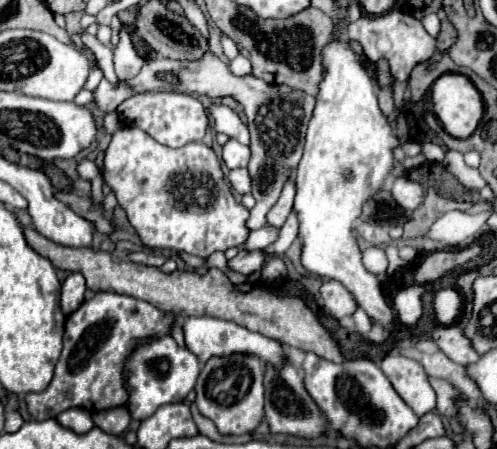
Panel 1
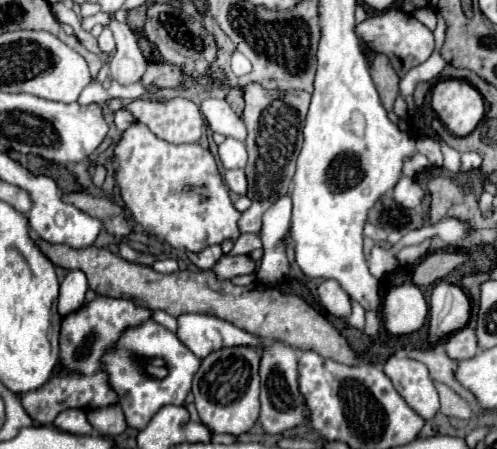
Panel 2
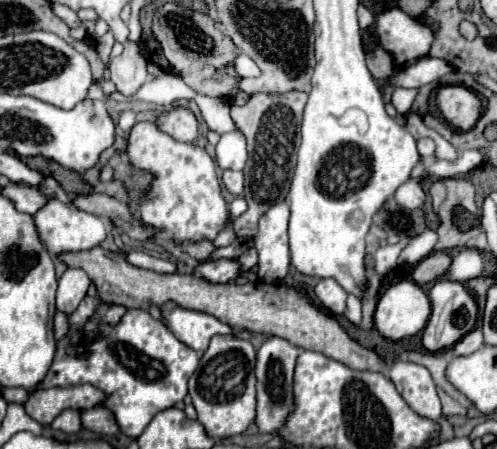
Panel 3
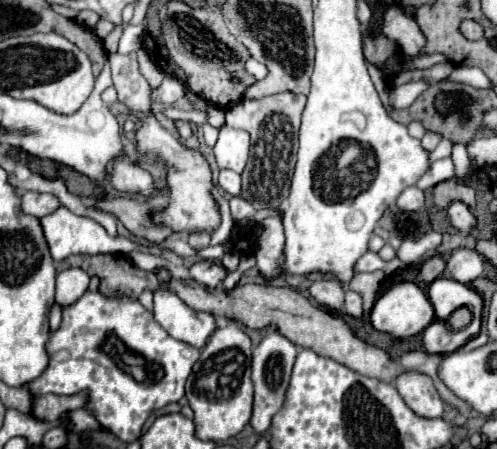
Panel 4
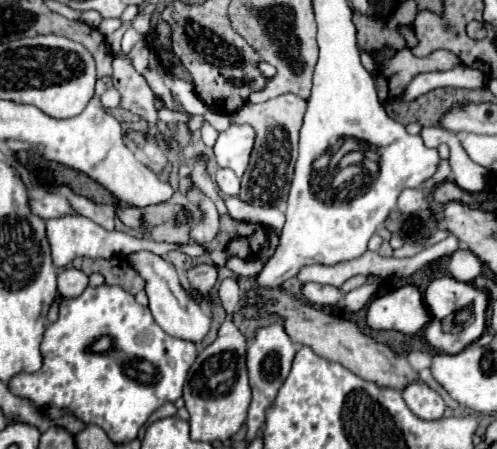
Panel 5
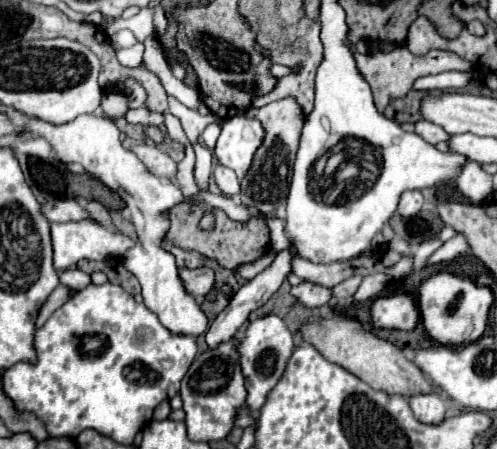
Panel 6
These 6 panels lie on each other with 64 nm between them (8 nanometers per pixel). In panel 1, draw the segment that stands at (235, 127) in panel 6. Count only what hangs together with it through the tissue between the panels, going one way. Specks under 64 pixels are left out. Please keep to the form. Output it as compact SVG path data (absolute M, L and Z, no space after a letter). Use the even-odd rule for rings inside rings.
M228 140L224 144L224 150L222 150L222 160L226 162L226 166L232 170L232 168L244 168L250 160L250 148L240 144L238 140Z

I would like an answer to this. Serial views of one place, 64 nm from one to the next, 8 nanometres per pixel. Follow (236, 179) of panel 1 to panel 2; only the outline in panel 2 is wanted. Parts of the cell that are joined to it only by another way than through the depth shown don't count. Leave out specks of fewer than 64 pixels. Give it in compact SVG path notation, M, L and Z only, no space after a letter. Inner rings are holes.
M228 170L226 176L224 176L224 180L226 180L226 184L228 184L228 188L230 188L232 192L236 192L236 194L246 194L248 184L246 184L246 174L244 174L244 170Z

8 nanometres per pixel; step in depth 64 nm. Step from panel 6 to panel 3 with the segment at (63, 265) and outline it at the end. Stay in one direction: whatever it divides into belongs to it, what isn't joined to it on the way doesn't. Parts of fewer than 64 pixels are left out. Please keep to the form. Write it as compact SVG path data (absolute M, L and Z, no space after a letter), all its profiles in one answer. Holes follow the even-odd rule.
M46 194L46 204L36 214L32 214L32 218L34 218L40 240L48 246L52 256L60 254L60 252L90 250L106 238L106 226L104 226L102 218L92 216L92 214L82 212L82 210L76 210L76 208L60 202L56 196L50 196L50 194Z

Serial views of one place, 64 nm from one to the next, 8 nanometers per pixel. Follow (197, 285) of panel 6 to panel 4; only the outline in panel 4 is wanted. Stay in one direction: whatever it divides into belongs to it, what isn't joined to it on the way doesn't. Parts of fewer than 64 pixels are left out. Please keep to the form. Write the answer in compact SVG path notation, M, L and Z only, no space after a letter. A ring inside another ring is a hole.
M202 260L190 268L190 278L194 278L196 282L208 288L216 288L218 284L224 282L226 276L228 276L228 270L224 264L214 264L208 260Z

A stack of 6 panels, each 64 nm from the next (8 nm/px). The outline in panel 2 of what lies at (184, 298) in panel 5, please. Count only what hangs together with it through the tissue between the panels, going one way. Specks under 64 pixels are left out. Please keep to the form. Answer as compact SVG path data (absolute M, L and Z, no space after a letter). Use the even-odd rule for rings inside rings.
M182 314L178 318L178 338L198 358L206 358L216 350L234 346L250 346L256 350L264 350L264 344L258 336L222 318L206 314Z

